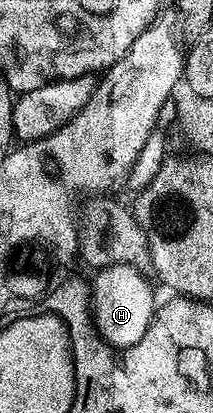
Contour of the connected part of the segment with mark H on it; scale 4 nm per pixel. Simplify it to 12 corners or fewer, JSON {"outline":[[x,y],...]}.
{"outline":[[130,264],[95,271],[96,331],[113,348],[138,344],[158,299]]}

